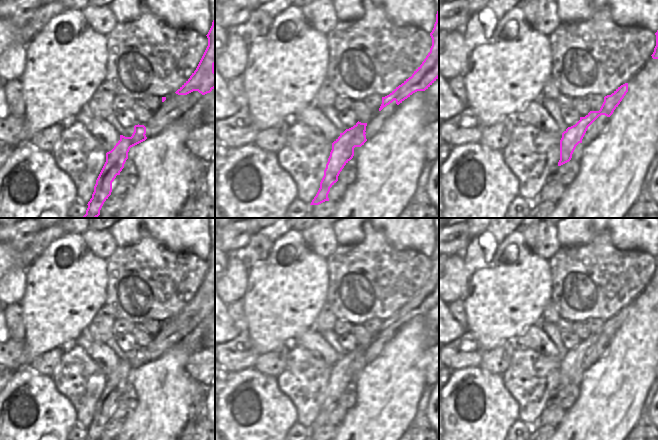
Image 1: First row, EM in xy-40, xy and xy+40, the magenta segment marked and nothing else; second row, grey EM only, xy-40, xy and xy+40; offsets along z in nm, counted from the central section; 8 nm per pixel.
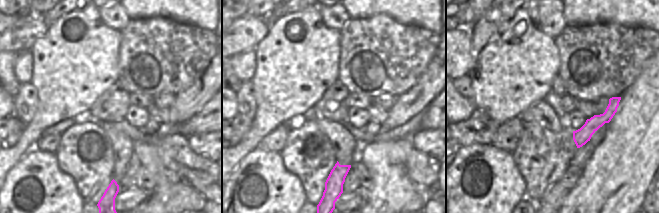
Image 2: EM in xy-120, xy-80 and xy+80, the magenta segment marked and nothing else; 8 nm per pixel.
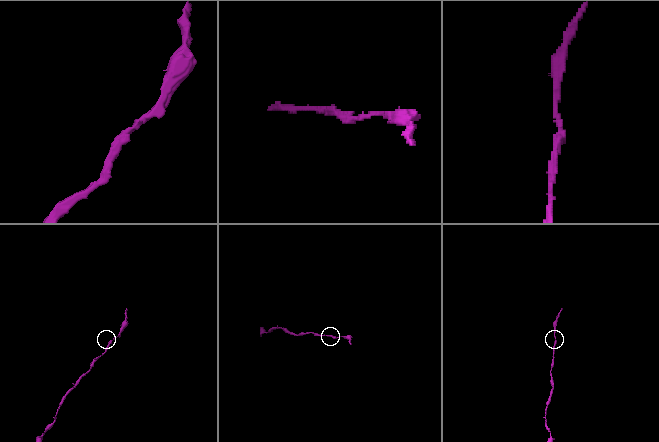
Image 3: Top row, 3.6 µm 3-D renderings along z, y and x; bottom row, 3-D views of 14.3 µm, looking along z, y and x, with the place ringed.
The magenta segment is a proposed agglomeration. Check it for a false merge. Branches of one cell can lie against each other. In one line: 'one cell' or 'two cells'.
one cell

